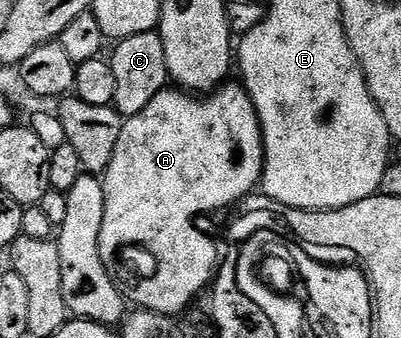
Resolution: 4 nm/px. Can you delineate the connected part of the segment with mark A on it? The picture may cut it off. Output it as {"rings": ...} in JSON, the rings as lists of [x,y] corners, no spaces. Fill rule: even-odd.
{"rings":[[[234,83],[234,85],[224,85],[225,84],[222,84],[220,87],[214,88],[212,92],[210,92],[208,95],[201,95],[198,96],[196,99],[194,97],[194,94],[188,91],[182,91],[176,87],[166,87],[162,89],[159,95],[155,95],[155,99],[151,99],[151,103],[147,103],[147,107],[143,107],[143,111],[139,111],[139,115],[128,118],[128,120],[126,120],[124,124],[122,124],[121,134],[119,135],[119,143],[115,143],[115,151],[111,155],[111,163],[105,168],[103,174],[103,195],[105,196],[105,210],[103,211],[102,229],[99,231],[98,243],[99,253],[102,257],[102,263],[105,264],[106,271],[109,272],[109,274],[111,275],[116,274],[116,269],[119,268],[121,265],[120,259],[117,258],[117,252],[119,252],[120,249],[124,247],[124,245],[138,245],[139,248],[146,249],[146,251],[149,252],[151,256],[153,256],[154,263],[157,264],[157,270],[154,271],[153,277],[145,277],[142,279],[142,281],[135,282],[134,285],[129,285],[127,287],[124,286],[123,294],[126,302],[128,302],[130,306],[136,307],[138,310],[147,313],[158,313],[159,315],[167,315],[168,317],[177,317],[178,315],[184,314],[181,312],[183,312],[184,309],[187,308],[188,305],[196,299],[197,293],[203,292],[204,289],[206,292],[207,286],[210,284],[210,282],[212,282],[215,276],[215,270],[219,264],[219,245],[217,249],[216,243],[213,242],[207,234],[200,233],[200,231],[197,230],[195,226],[193,226],[193,217],[201,217],[204,215],[204,213],[217,213],[220,211],[220,209],[225,209],[228,207],[228,205],[233,205],[236,203],[236,201],[243,200],[244,197],[247,196],[253,188],[255,190],[258,188],[261,174],[265,171],[265,144],[261,142],[261,124],[259,123],[259,119],[257,118],[257,112],[255,111],[255,107],[249,99],[249,93],[246,92],[244,85],[240,83]]]}

